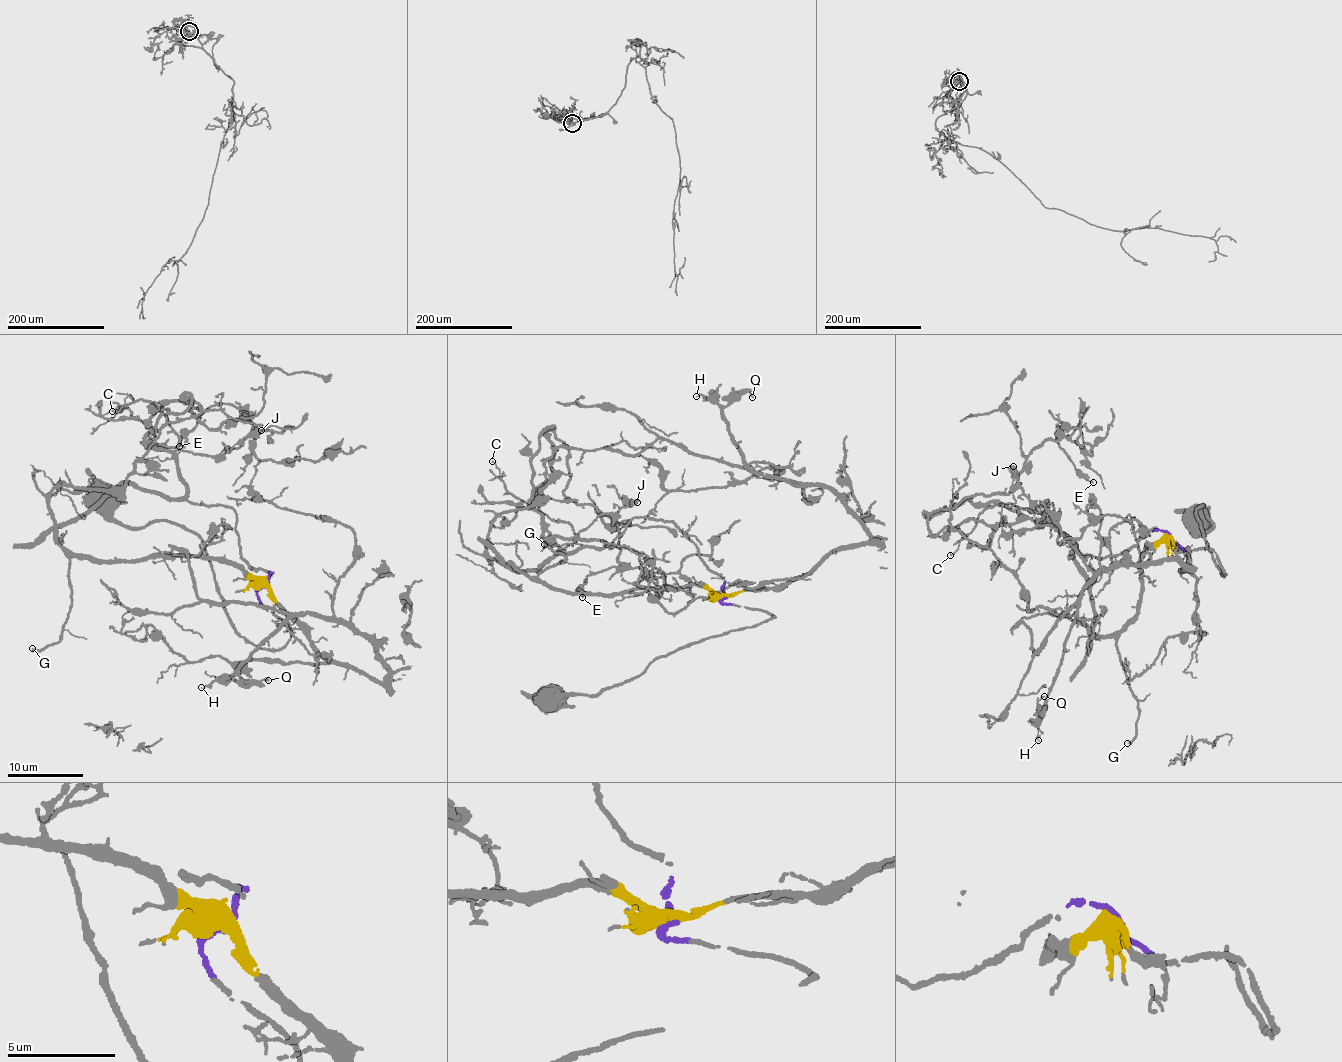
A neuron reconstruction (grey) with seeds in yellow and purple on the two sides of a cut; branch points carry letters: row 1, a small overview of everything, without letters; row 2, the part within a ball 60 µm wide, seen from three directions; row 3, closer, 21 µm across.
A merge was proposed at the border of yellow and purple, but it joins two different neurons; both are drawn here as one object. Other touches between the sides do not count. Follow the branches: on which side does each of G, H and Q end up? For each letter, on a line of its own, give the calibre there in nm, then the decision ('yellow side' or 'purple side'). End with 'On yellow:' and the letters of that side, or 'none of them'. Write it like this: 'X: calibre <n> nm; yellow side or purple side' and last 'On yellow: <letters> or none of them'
G: calibre 200 nm; yellow side
H: calibre 100 nm; yellow side
Q: calibre 130 nm; yellow side
On yellow: G, H, Q

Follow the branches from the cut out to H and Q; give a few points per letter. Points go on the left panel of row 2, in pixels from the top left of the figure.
H: (263, 584), (320, 654), (380, 680), (389, 672), (365, 635), (344, 623), (298, 612), (235, 672), (200, 687)
Q: (263, 584), (320, 654), (380, 680), (388, 667), (368, 639), (344, 623), (298, 612), (238, 672), (267, 680)

